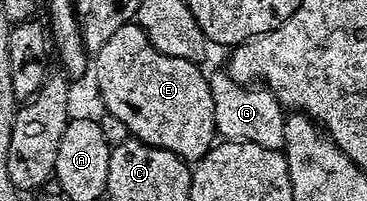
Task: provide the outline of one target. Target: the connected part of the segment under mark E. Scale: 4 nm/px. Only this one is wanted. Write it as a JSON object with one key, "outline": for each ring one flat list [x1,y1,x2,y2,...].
{"outline":[[138,23,122,25,99,53,93,57,93,73,99,84,99,93,103,96,103,109,117,115,125,127,129,127,132,138,143,141,153,147,161,147,165,151,173,151,188,163,200,161,216,144,215,116,213,115,213,95,208,74,199,70,200,66,193,61,173,59,173,55,165,55,149,43,145,31]]}

